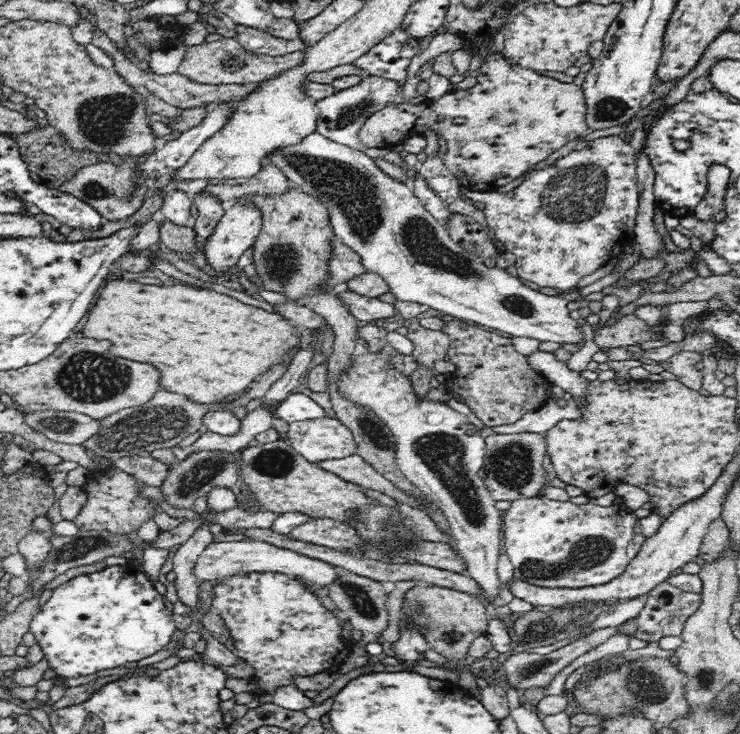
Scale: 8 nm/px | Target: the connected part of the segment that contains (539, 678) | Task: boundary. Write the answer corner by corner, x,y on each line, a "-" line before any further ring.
636,619
627,620
625,623
615,627
608,627
603,629
593,629
589,635
580,637
579,639
571,642
570,644
563,646
557,650
551,651
548,654
526,653
522,651
514,655
510,655
507,660
502,663
500,670
500,676
507,687
532,688
534,686
540,686
547,688
552,679
560,670
566,668
570,662
572,662
578,656
590,652
593,648
596,648
599,644
602,644
605,640
608,640
610,636
618,634
618,632
625,632
626,634
632,634
634,636
636,632

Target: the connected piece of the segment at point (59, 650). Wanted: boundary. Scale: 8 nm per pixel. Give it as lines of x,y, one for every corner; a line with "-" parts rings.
127,563
60,584
34,614
29,634
37,640
57,676
76,678
156,654
174,634
172,615
166,608
165,596
156,591
141,565

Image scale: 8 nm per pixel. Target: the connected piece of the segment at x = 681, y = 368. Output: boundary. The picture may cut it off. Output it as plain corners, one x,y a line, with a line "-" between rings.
682,351
676,355
669,356
664,362
660,362
660,365
663,366
664,370
675,374
682,384
698,391
702,386
703,376
694,364
700,361
700,353

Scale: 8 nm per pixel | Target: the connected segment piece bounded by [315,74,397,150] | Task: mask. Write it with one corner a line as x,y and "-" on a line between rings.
364,74
364,80
359,85
336,91
336,94
331,94
316,102
318,107
316,131
338,144
349,146
354,150
364,150
359,139
360,128
374,112
394,104
397,100
395,90
394,82
383,77

